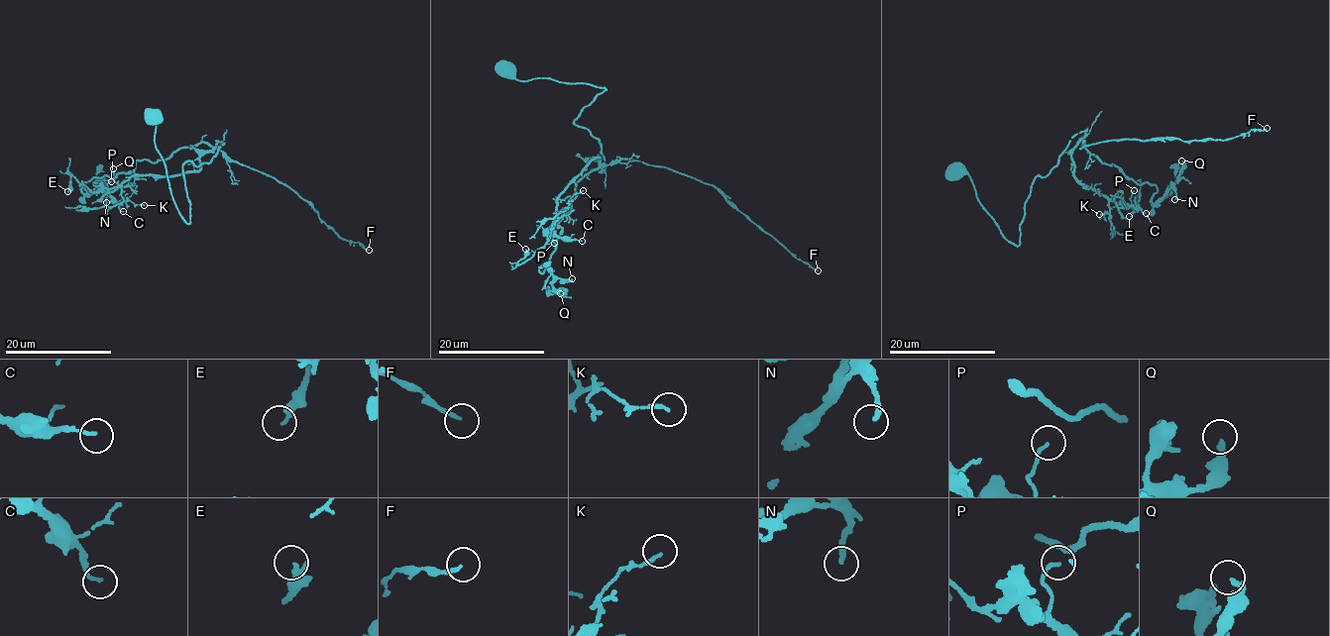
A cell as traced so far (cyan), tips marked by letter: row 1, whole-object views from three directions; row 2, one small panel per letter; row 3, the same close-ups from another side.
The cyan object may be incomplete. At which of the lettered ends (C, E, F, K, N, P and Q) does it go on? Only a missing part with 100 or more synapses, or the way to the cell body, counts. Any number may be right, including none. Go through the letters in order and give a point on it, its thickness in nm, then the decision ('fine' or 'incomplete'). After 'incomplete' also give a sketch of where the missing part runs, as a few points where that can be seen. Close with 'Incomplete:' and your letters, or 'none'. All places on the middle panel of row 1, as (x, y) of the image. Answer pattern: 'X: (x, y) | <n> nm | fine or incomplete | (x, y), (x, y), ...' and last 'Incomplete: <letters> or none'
C: (582, 241) | 120 nm | fine
E: (525, 249) | 180 nm | fine
F: (818, 270) | 140 nm | fine
K: (583, 190) | 140 nm | fine
N: (572, 278) | 200 nm | fine
P: (554, 243) | 90 nm | fine
Q: (560, 293) | 240 nm | fine
Incomplete: none

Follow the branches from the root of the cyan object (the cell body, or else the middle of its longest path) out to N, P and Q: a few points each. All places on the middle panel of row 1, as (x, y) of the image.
N: (506, 69), (606, 90), (573, 120), (599, 140), (605, 170), (577, 182), (539, 269), (572, 278)
P: (506, 69), (518, 80), (606, 90), (573, 120), (599, 140), (605, 170), (593, 158), (559, 196), (554, 243)
Q: (506, 69), (606, 90), (573, 120), (599, 140), (605, 170), (577, 182), (539, 269), (560, 293)

